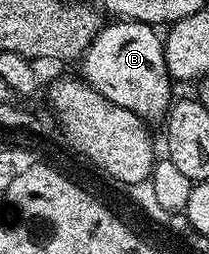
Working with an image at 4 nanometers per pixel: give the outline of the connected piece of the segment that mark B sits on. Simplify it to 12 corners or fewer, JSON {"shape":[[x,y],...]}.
{"shape":[[117,19],[83,54],[83,79],[146,122],[174,98],[161,33]]}

